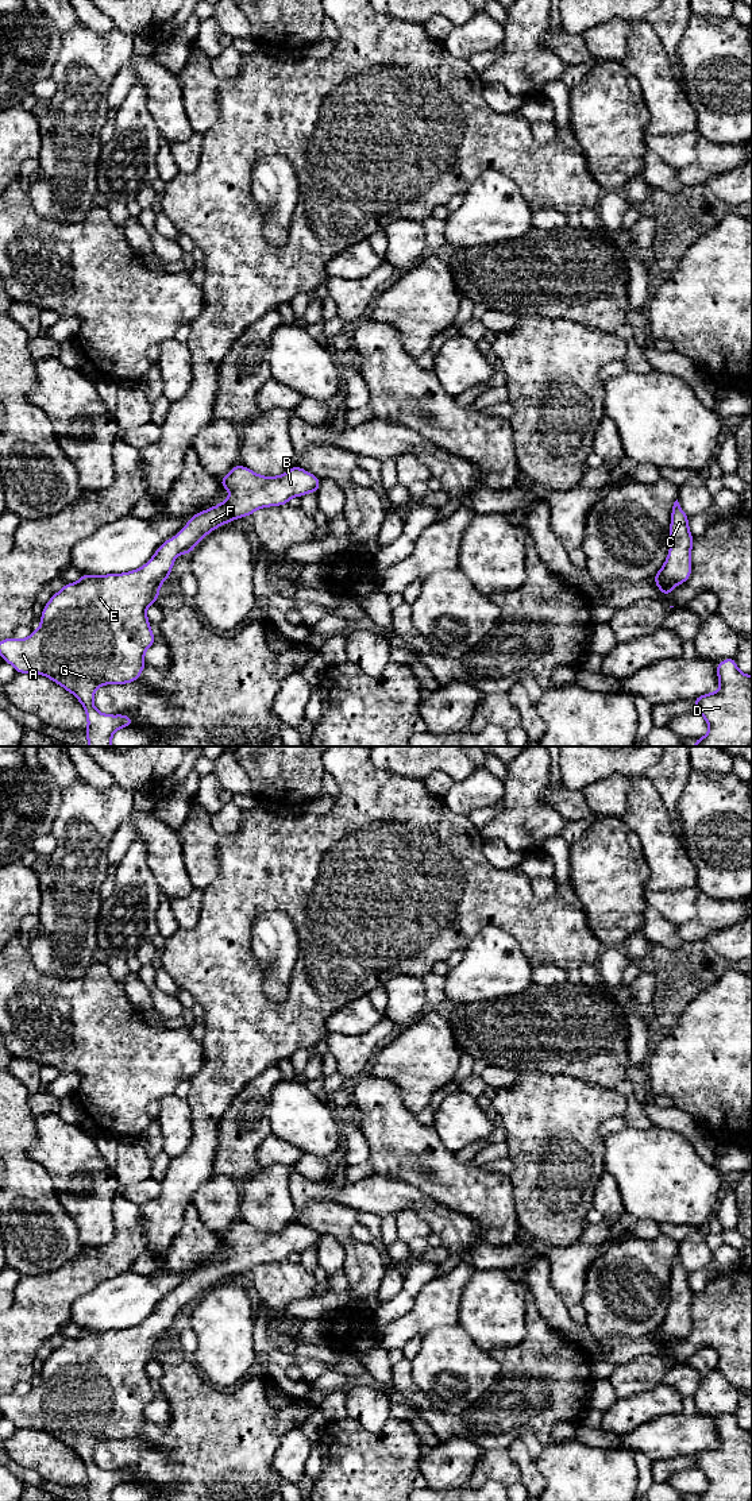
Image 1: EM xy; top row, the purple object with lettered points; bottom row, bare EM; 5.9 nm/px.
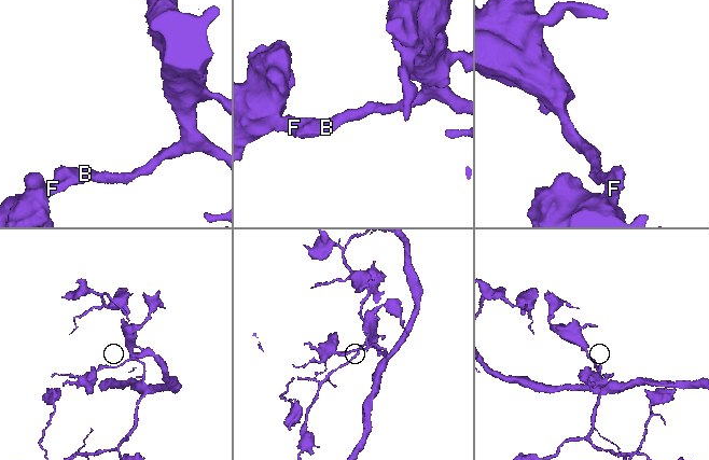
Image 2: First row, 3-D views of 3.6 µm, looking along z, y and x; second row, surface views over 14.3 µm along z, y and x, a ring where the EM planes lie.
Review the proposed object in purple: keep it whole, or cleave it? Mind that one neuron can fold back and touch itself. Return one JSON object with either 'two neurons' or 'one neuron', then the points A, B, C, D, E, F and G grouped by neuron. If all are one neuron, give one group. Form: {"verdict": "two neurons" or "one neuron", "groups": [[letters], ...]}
{"verdict": "one neuron", "groups": [["A", "B", "C", "D", "E", "F", "G"]]}

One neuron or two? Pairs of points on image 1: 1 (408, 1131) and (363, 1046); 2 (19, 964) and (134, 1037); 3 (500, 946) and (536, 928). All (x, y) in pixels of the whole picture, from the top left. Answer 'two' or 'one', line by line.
1: two
2: one
3: two

